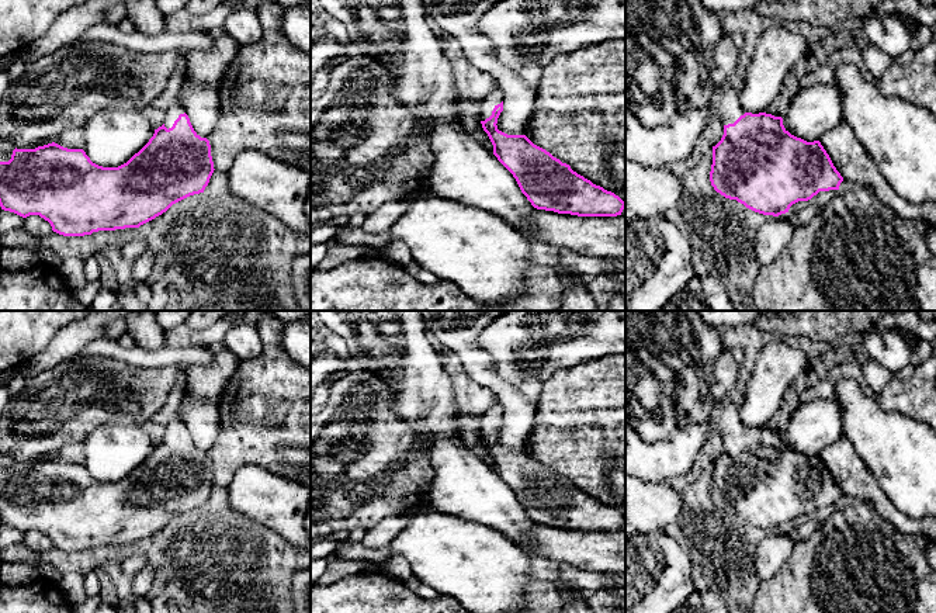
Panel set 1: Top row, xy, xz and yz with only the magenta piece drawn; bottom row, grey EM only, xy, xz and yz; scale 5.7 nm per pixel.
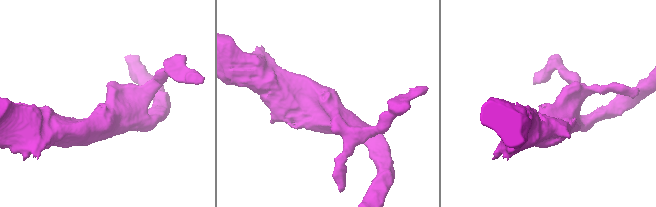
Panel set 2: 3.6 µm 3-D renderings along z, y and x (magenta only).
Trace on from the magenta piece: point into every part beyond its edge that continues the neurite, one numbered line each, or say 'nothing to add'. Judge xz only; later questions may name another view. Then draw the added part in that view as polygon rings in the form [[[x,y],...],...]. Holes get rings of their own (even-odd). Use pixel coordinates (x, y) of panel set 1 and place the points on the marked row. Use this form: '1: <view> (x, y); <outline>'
1: xz (495, 97); [[[495,86],[489,96],[479,104],[479,118],[485,121],[492,115],[493,108],[503,101],[502,90]]]

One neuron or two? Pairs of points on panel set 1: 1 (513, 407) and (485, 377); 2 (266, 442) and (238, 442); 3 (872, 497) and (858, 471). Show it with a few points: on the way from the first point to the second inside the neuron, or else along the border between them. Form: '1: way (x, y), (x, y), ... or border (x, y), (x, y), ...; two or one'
1: way (509, 398), (494, 383); one
2: way (259, 442), (245, 442); one
3: way (867, 491), (858, 481), (858, 477); one

